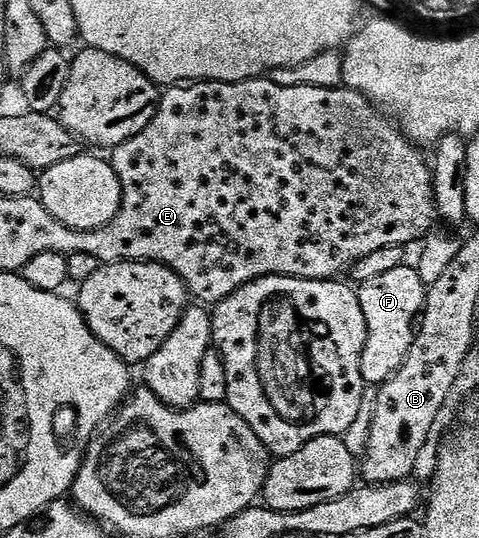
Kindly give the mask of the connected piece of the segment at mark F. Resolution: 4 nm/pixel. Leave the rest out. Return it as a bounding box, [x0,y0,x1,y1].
[358,264,429,388]

